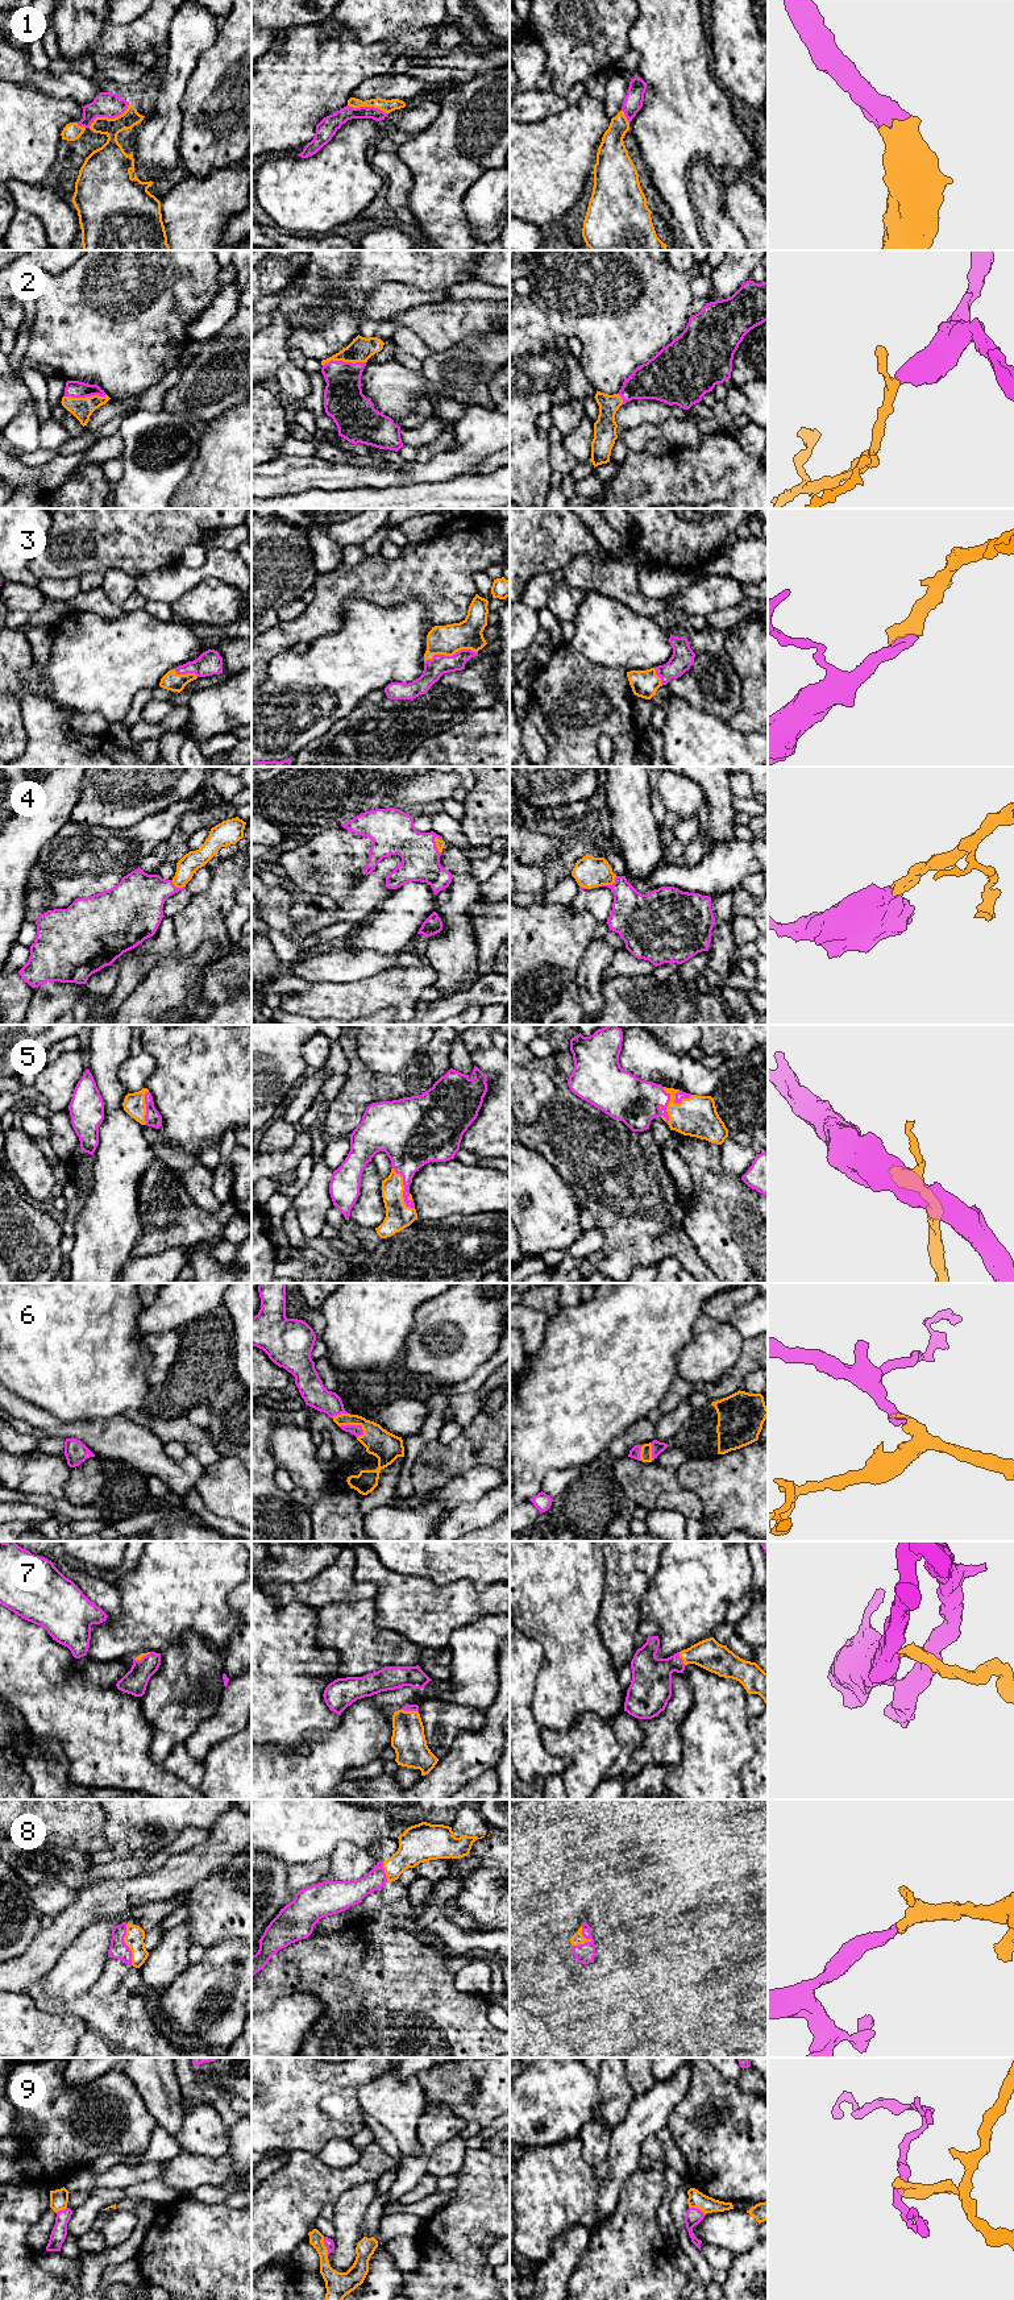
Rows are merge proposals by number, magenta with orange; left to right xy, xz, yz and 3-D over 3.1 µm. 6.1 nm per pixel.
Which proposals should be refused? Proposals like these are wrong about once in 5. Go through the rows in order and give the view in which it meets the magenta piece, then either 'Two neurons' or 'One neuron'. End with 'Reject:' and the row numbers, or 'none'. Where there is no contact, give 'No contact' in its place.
1: Touches magenta in xy. One neuron
2: Touches magenta in xz. One neuron
3: Touches magenta in xz. One neuron
4: Touches magenta in yz. One neuron
5: Touches magenta in xz. One neuron
6: Touches magenta in xz. One neuron
7: Touches magenta in yz. One neuron
8: Touches magenta in xy. One neuron
9: Touches magenta in xz. Two neurons
Reject: 9

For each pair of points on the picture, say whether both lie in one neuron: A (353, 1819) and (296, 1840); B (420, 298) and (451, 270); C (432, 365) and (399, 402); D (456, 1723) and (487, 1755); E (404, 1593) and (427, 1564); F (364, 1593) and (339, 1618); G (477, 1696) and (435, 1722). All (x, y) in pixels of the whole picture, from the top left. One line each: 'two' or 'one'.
A: one
B: two
C: two
D: two
E: two
F: two
G: two

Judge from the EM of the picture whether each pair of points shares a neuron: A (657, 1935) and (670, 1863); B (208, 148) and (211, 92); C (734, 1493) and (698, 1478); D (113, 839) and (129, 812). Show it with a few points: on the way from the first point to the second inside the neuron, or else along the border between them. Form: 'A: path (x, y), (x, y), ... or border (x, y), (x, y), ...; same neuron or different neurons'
A: border (641, 1883), (656, 1880), (670, 1904), (685, 1912); different neurons
B: path (210, 135), (211, 106); same neuron
C: path (724, 1483), (707, 1478); same neuron
D: border (148, 814), (127, 827), (104, 829), (90, 825); different neurons

